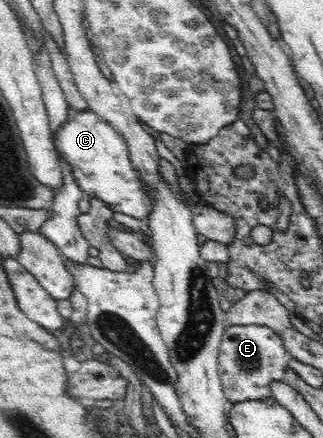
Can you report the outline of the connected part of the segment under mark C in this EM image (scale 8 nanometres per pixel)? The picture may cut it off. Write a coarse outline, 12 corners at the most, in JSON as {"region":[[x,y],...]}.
{"region":[[69,107],[58,154],[84,196],[144,221],[155,199],[128,144],[92,110]]}

